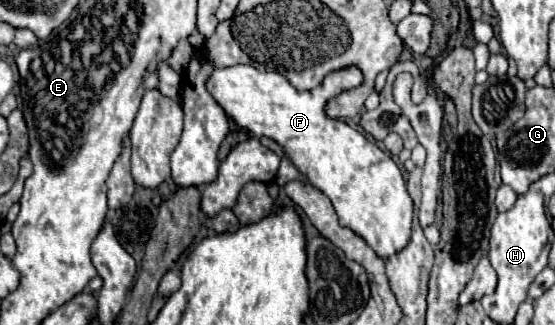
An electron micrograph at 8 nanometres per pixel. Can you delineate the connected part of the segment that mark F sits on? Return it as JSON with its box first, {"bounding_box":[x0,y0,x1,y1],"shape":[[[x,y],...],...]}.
{"bounding_box":[205,64,413,260],"shape":[[[239,64],[231,68],[215,68],[211,76],[207,78],[205,86],[207,86],[207,92],[213,96],[213,100],[223,108],[227,118],[231,118],[239,128],[249,130],[253,136],[273,138],[279,146],[283,146],[289,160],[309,180],[309,184],[321,190],[331,200],[339,216],[339,224],[353,230],[375,250],[379,258],[387,260],[389,256],[401,252],[411,240],[413,200],[407,194],[401,170],[391,160],[391,156],[383,152],[379,146],[375,146],[373,142],[369,142],[365,134],[325,114],[327,100],[331,100],[335,94],[341,94],[343,90],[359,86],[361,82],[363,82],[361,70],[355,70],[355,66],[351,66],[347,70],[331,72],[317,88],[309,92],[297,92],[279,72],[261,72],[261,70],[255,70],[253,66]]]}

